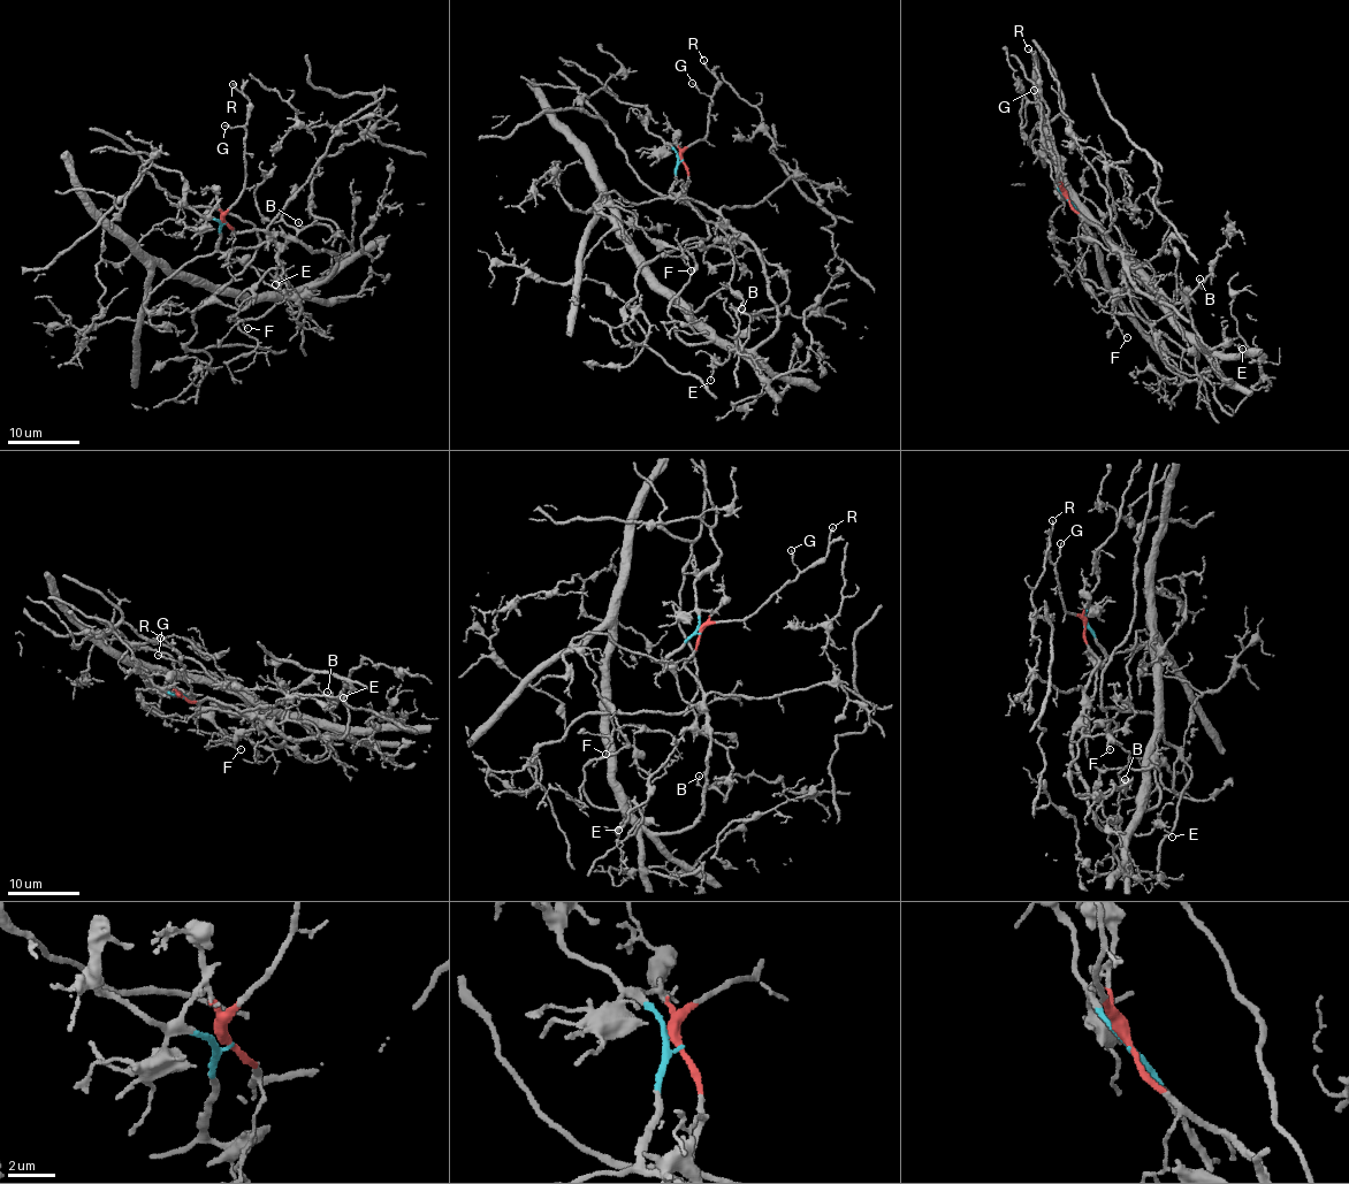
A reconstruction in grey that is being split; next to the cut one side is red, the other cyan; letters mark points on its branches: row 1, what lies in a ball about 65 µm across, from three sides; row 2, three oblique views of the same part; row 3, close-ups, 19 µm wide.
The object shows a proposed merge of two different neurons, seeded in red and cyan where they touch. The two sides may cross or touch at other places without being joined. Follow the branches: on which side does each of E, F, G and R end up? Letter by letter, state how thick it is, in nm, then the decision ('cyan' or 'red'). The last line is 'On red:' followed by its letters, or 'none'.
E: calibre 100 nm; cyan
F: calibre 70 nm; red
G: calibre 150 nm; red
R: calibre 190 nm; red
On red: F, G, R

